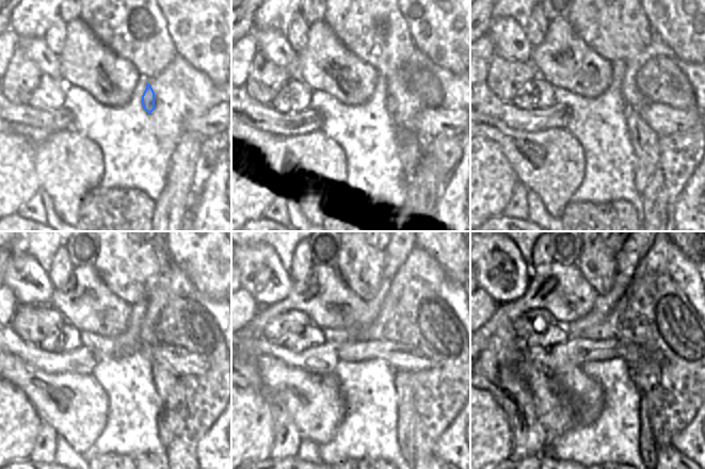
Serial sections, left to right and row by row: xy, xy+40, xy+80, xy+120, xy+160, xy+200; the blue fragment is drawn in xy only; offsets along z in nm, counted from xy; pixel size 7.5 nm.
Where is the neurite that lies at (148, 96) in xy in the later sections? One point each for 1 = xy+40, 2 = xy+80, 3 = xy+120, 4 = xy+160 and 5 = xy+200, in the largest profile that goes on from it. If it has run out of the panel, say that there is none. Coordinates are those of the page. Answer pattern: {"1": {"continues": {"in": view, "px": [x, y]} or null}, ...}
{"1": {"continues": {"in": "xy+40", "px": [409, 141]}}, "2": {"continues": {"in": "xy+80", "px": [644, 141]}}, "3": {"continues": {"in": "xy+120", "px": [164, 379]}}, "4": {"continues": {"in": "xy+160", "px": [401, 378]}}, "5": {"continues": {"in": "xy+200", "px": [646, 443]}}}

